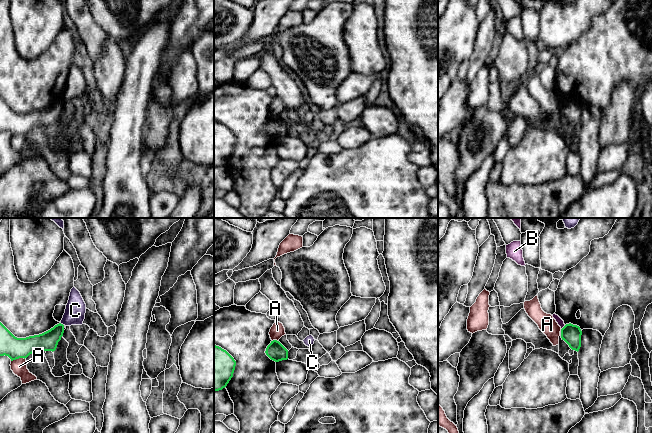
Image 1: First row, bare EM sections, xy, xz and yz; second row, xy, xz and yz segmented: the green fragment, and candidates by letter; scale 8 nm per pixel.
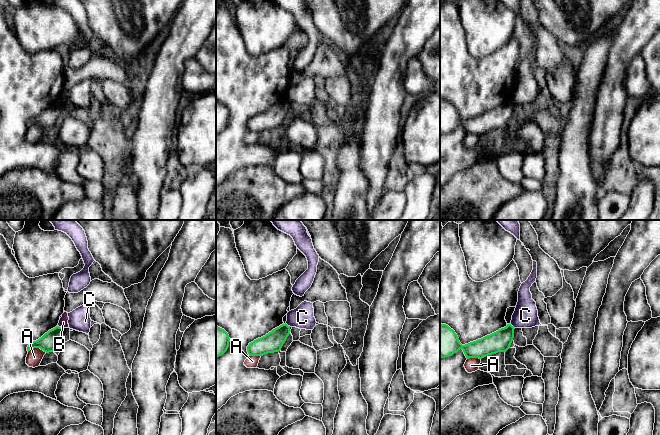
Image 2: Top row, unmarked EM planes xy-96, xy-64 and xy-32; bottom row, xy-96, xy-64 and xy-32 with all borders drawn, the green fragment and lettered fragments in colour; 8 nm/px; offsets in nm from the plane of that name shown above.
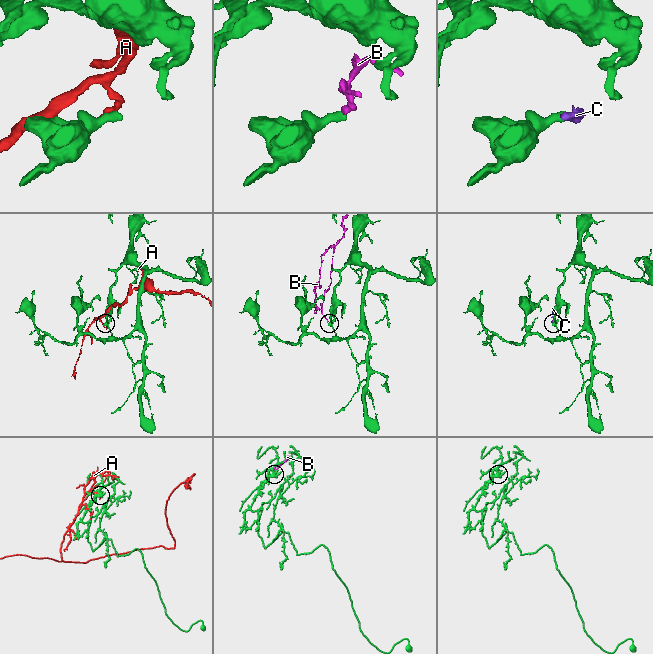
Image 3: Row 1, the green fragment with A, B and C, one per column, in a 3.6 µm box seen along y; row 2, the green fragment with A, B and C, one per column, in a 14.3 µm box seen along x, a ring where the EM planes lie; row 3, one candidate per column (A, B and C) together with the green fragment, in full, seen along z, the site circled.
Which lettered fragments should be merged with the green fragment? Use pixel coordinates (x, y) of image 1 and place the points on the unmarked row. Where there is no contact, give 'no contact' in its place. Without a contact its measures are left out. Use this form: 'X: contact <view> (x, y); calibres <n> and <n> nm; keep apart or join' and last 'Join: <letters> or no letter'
A: contact xy (17, 134); calibres 170 and 130 nm; keep apart
B: contact yz (563, 103); calibres 160 and 50 nm; keep apart
C: contact xy (62, 100); calibres 160 and 160 nm; keep apart
Join: no letter

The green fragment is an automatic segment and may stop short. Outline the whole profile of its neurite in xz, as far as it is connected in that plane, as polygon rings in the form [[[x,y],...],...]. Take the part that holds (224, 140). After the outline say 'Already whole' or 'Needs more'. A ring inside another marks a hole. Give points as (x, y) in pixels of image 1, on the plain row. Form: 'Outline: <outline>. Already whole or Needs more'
Outline: [[[214,121],[214,167],[227,162],[235,146],[236,137],[224,125]]]. Already whole

